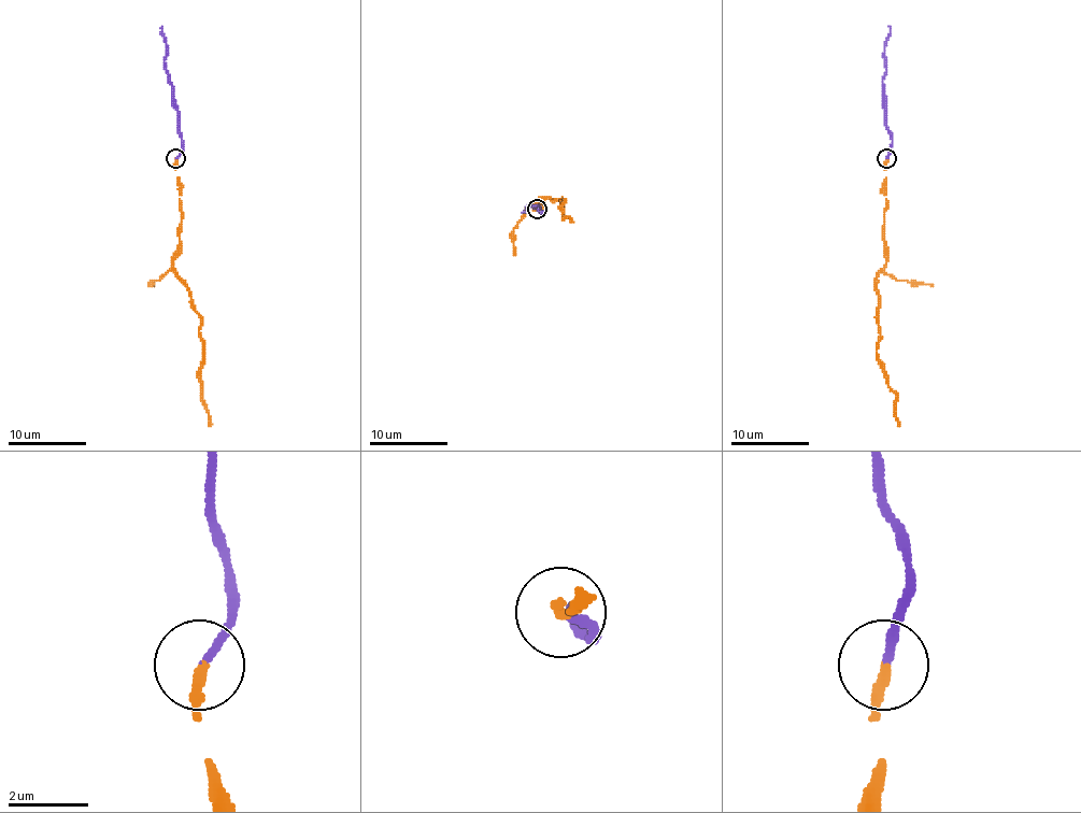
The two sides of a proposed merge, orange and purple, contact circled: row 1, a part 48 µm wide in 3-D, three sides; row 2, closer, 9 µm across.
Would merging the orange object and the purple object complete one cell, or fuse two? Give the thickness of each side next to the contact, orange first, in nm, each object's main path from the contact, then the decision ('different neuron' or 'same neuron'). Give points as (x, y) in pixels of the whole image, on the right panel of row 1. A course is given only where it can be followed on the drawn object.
280/190 nm | orange via (886, 158), (886, 267), (877, 279), (880, 337), (877, 342), (877, 360), (894, 393), (899, 426) | purple via (886, 158), (892, 134), (886, 125), (882, 81), (886, 70), (884, 41), (890, 31), (889, 26) | same neuron

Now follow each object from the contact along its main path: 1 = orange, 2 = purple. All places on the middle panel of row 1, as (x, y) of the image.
1: (537, 209), (542, 207), (535, 209), (541, 199), (562, 200), (560, 202), (564, 199), (562, 216), (571, 222)
2: (537, 209), (542, 214), (531, 204), (523, 211)

